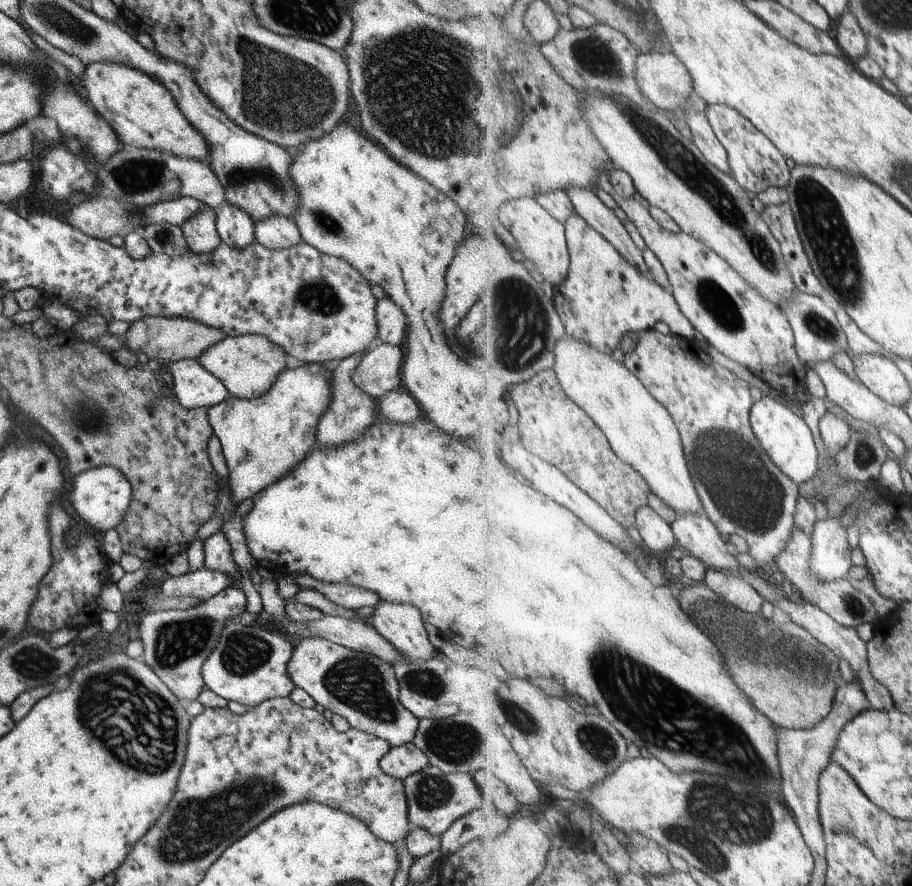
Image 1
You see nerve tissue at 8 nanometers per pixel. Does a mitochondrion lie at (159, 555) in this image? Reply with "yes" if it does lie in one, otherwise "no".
no

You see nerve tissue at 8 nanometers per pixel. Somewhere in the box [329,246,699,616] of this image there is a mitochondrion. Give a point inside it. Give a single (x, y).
(529, 332)

